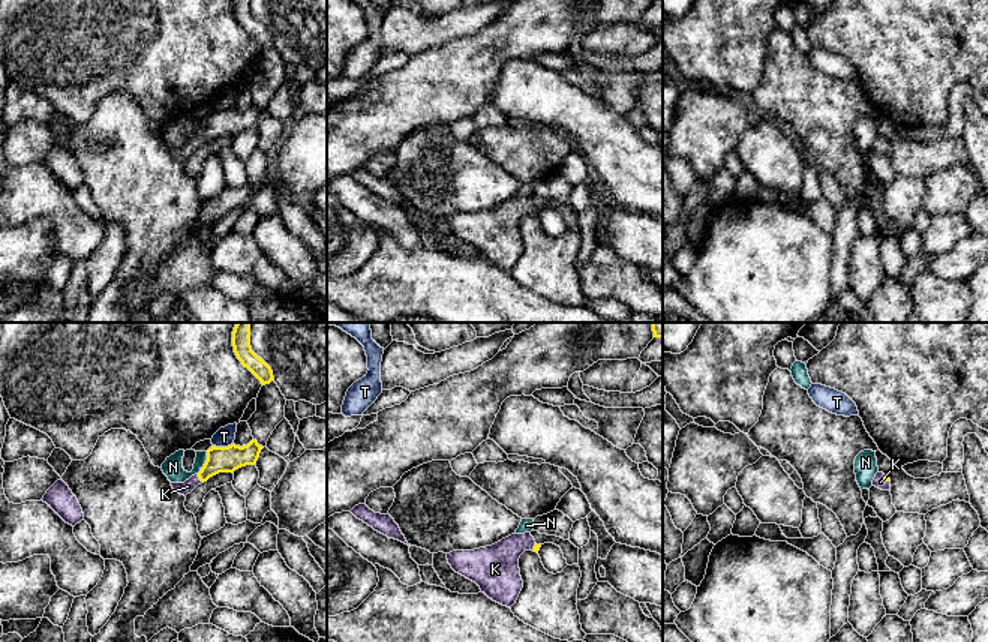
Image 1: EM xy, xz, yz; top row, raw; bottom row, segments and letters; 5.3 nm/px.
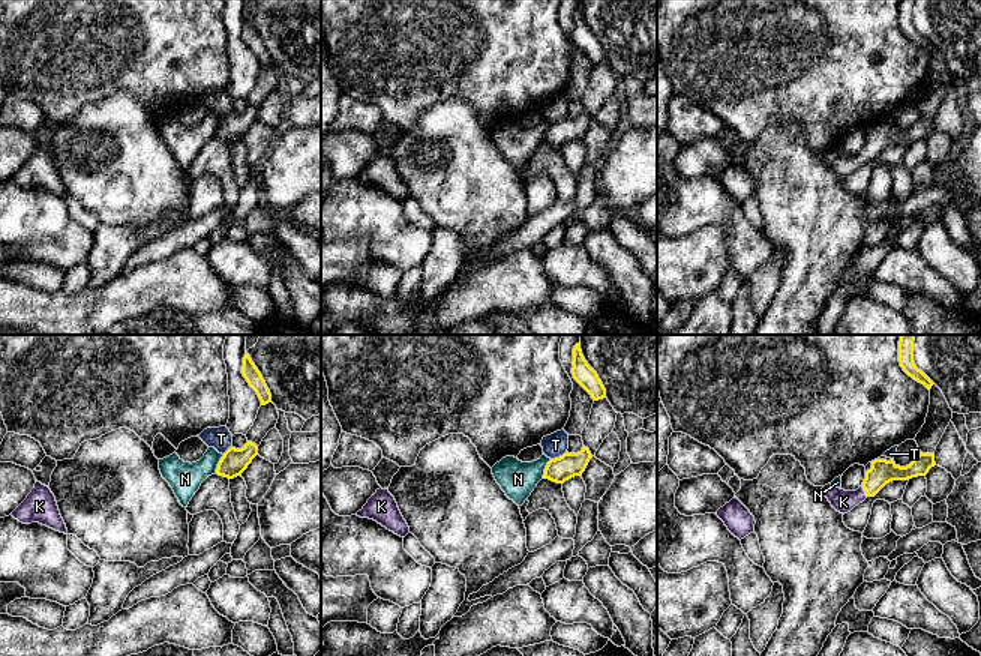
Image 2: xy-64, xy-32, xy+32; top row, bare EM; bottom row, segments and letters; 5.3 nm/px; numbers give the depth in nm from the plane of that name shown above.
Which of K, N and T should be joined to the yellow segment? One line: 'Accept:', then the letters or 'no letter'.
Accept: K

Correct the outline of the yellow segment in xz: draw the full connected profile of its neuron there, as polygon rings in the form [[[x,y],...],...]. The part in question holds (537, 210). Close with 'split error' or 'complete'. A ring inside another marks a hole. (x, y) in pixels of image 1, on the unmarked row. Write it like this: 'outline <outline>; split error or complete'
outline [[[531,196],[511,198],[492,210],[453,214],[447,224],[456,237],[475,246],[489,262],[511,272],[523,252],[519,222],[525,214],[538,218],[540,212]]]; split error

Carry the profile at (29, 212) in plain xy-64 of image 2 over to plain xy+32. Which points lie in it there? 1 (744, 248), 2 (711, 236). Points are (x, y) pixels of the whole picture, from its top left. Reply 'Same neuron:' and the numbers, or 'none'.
Same neuron: 1

